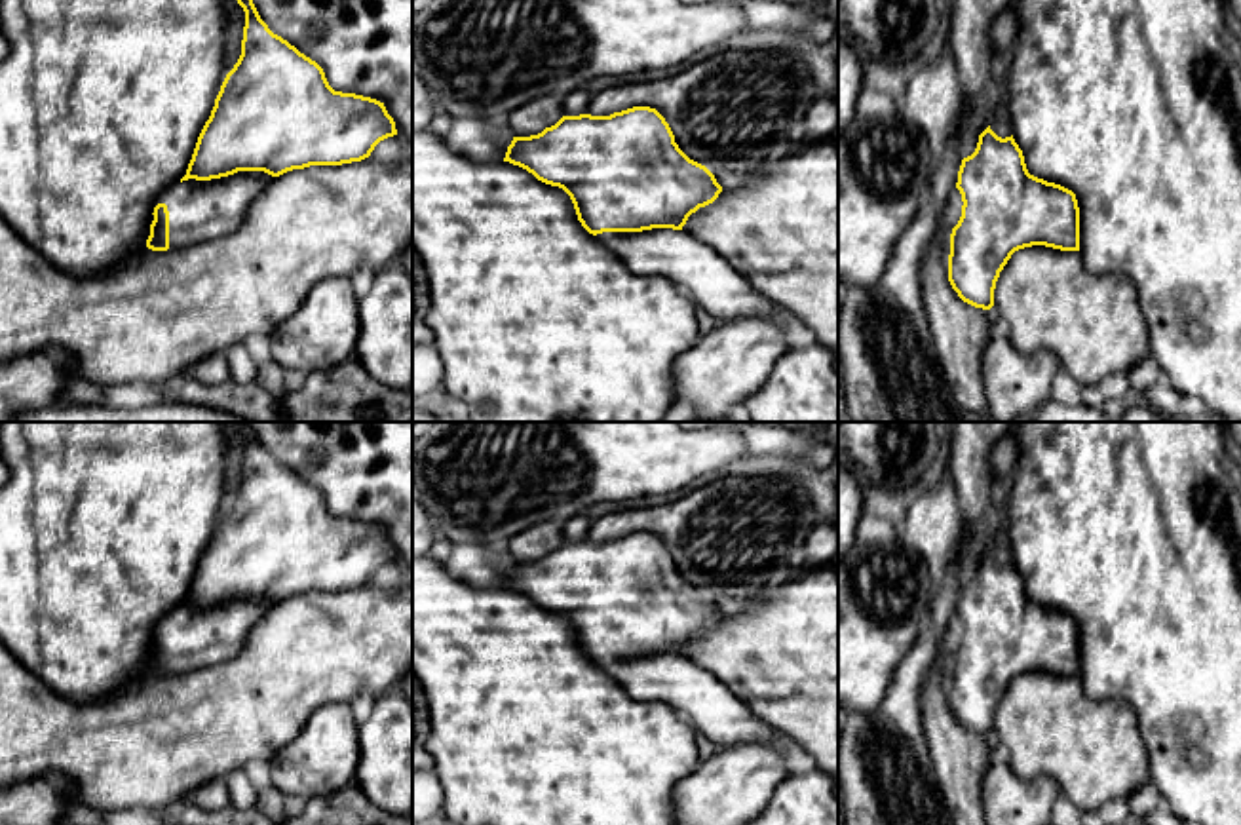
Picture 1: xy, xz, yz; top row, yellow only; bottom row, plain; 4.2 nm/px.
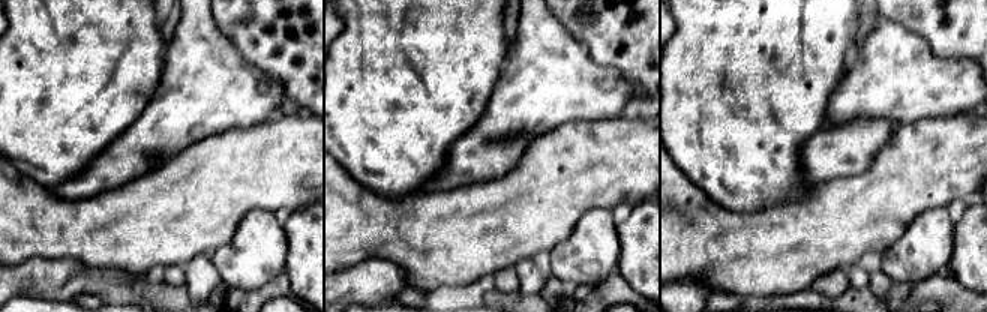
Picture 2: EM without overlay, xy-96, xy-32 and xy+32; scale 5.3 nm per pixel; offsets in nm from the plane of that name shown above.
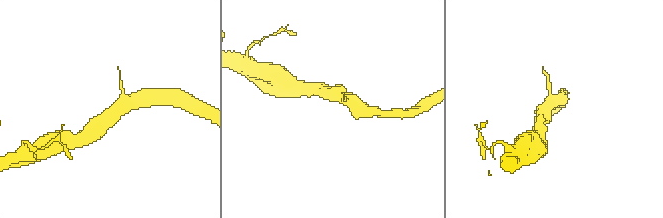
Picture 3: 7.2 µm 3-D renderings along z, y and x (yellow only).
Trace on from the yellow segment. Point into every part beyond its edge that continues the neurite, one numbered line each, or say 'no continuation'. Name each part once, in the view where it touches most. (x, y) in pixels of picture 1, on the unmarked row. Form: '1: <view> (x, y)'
1: xy (198, 635)

